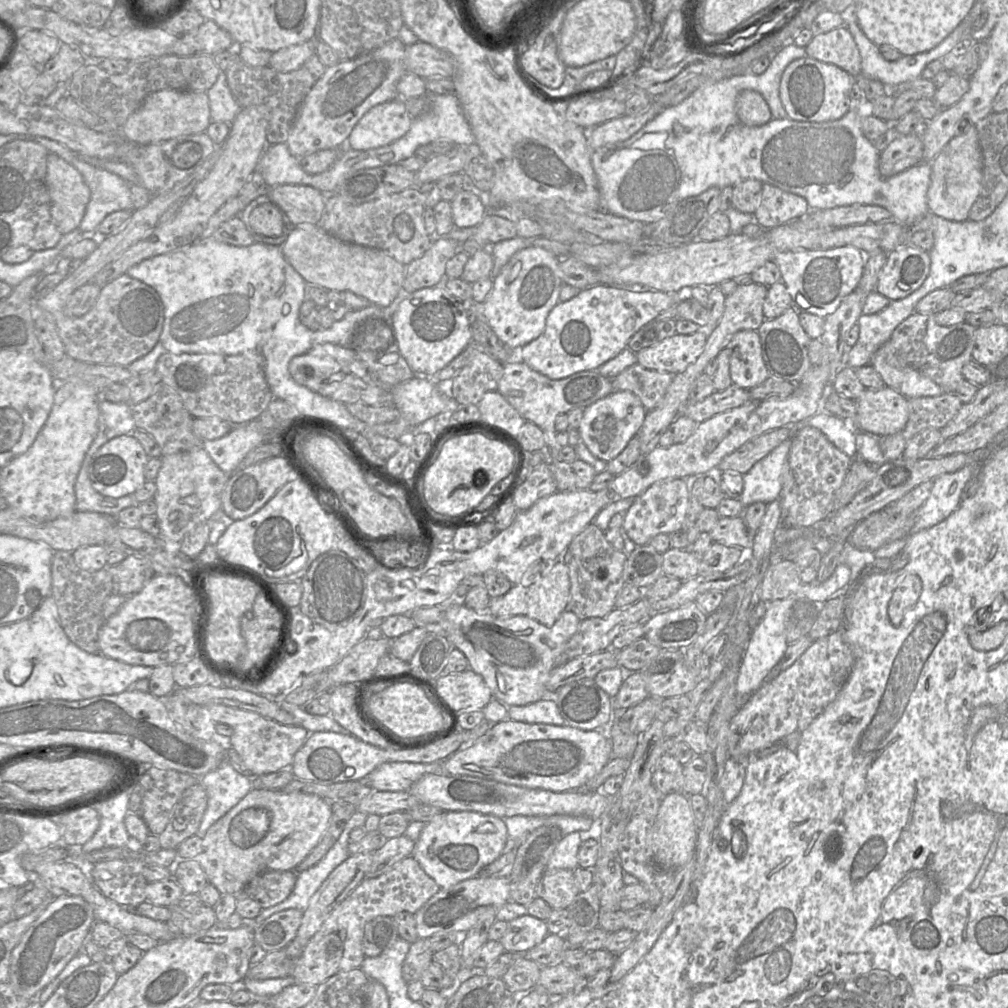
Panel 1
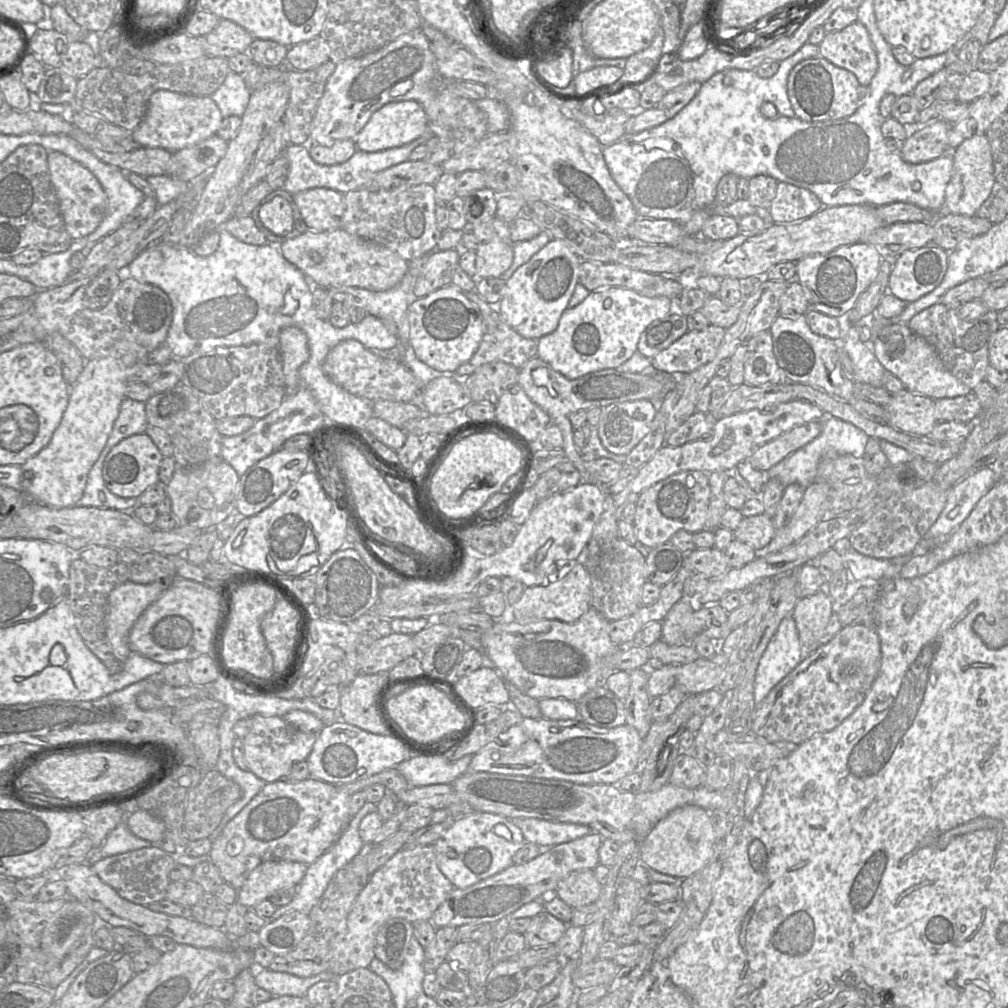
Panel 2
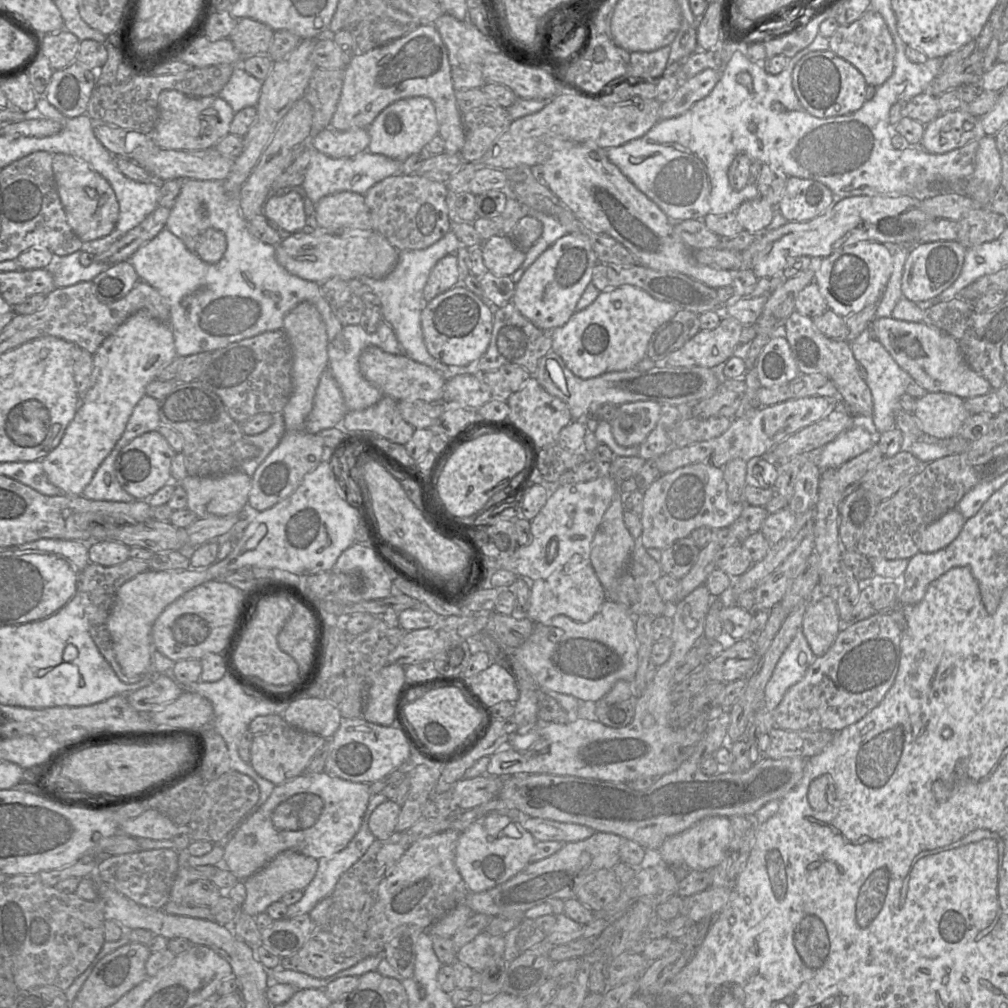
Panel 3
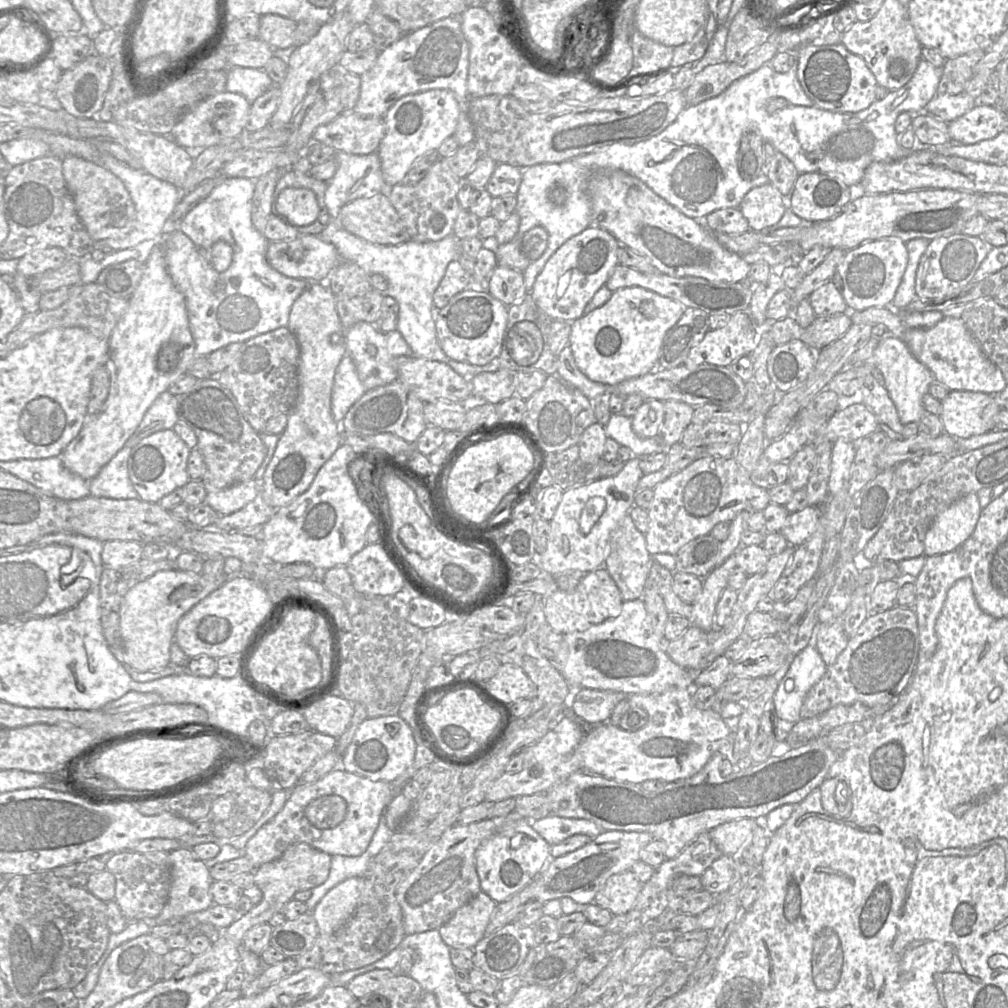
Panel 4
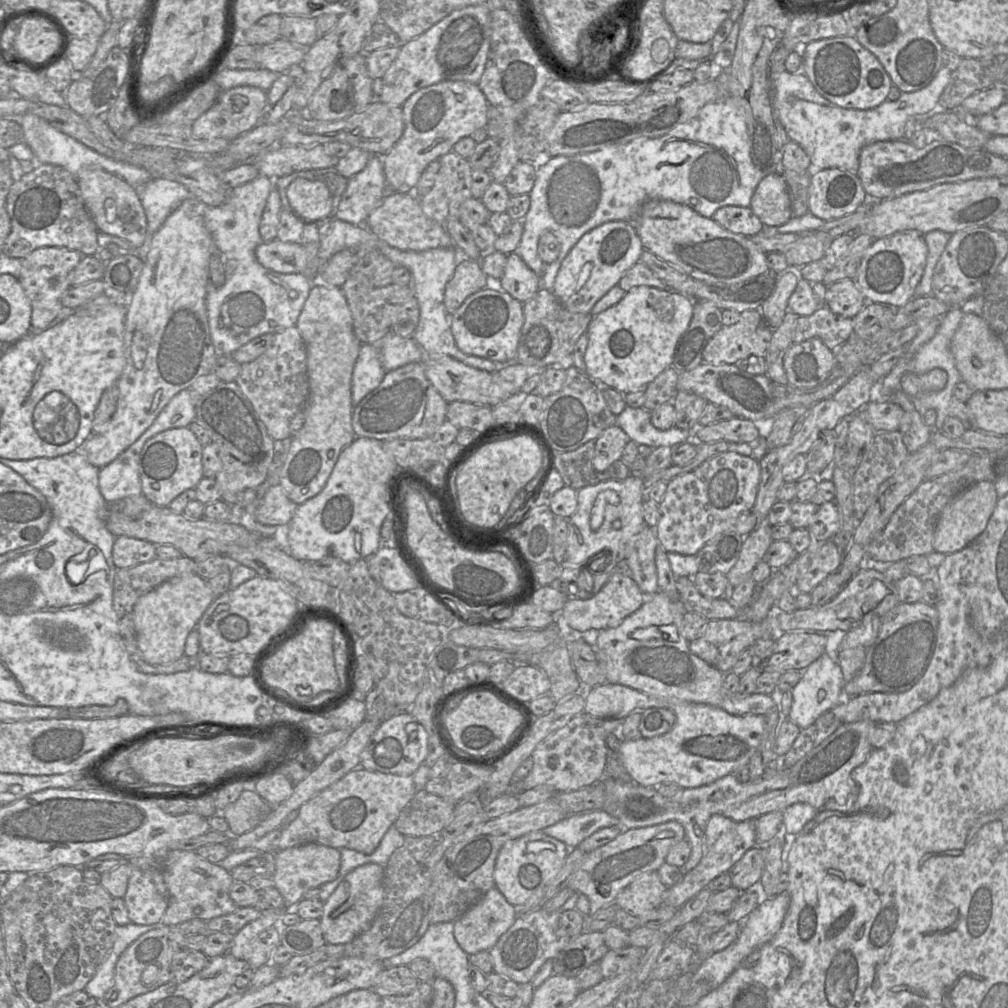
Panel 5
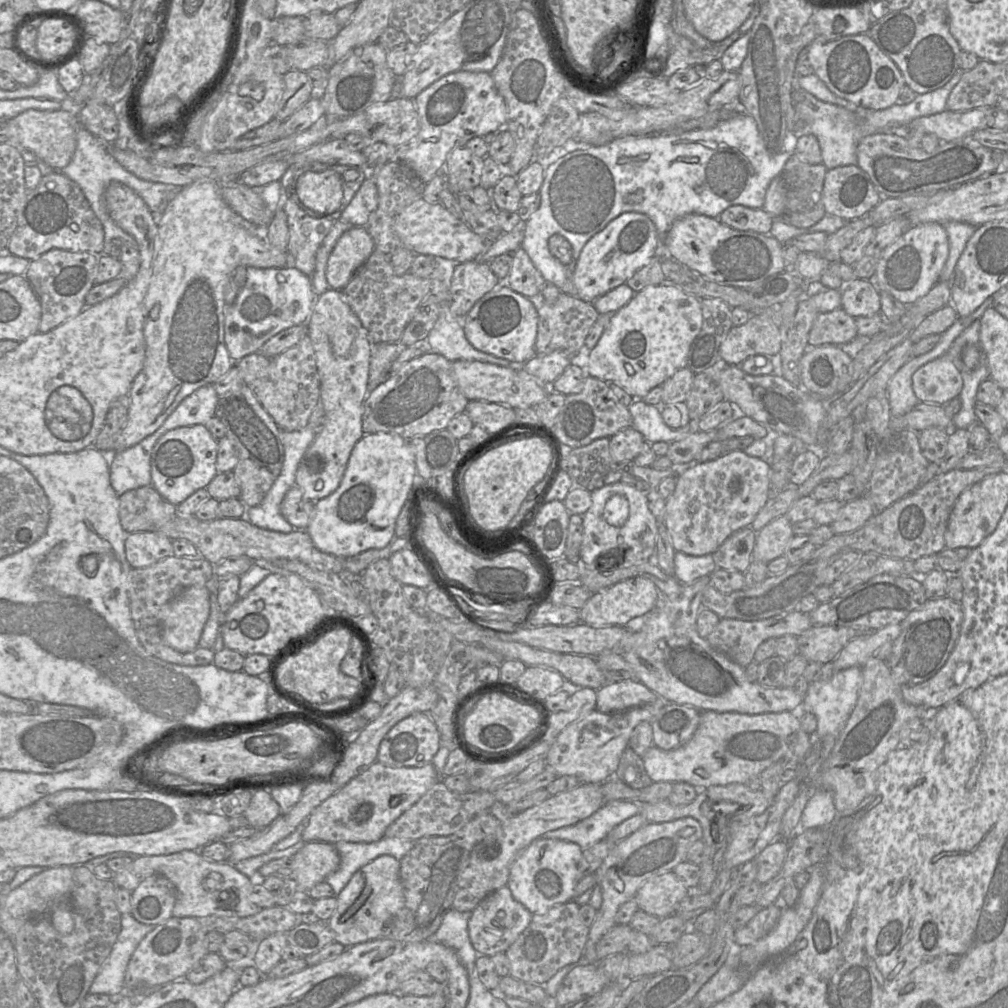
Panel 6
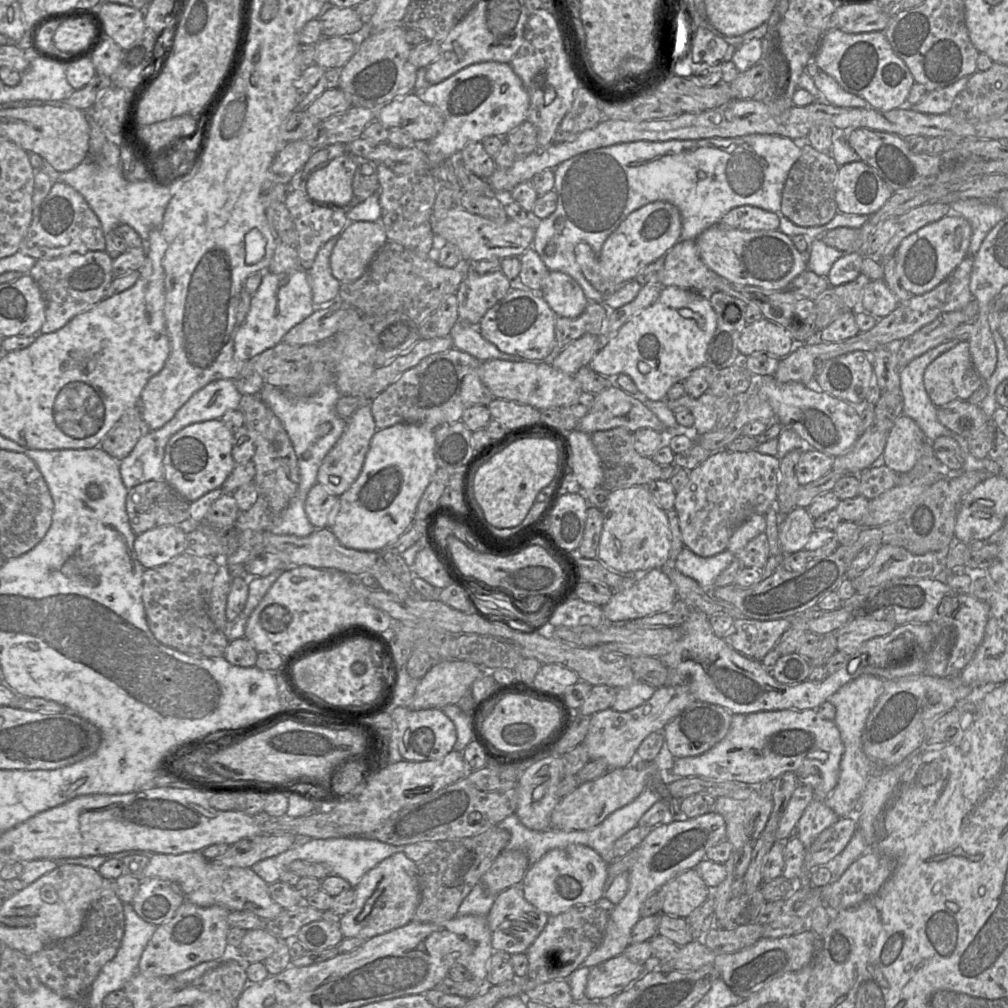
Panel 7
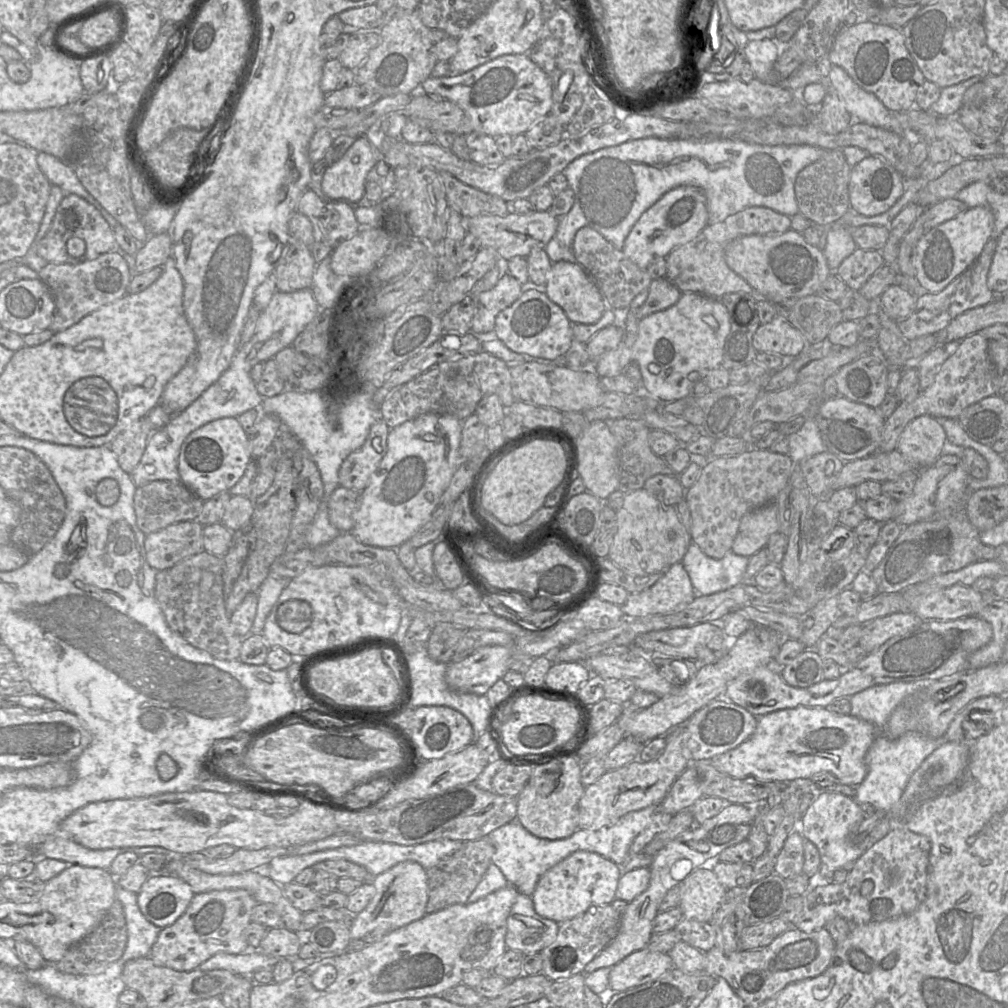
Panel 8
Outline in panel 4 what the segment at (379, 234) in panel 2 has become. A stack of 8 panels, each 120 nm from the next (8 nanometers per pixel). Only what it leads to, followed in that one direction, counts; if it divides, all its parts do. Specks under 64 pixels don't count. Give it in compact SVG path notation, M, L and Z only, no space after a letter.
M441 159L435 162L424 178L415 185L402 183L388 187L386 192L399 218L411 237L411 241L437 241L452 235L458 214L462 209L458 202L460 179Z

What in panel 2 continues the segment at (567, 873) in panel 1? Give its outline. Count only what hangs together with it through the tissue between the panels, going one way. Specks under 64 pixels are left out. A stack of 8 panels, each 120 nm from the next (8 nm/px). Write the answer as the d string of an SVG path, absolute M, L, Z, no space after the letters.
M593 870L574 871L555 889L558 898L572 908L596 903L601 891L602 885L595 877Z

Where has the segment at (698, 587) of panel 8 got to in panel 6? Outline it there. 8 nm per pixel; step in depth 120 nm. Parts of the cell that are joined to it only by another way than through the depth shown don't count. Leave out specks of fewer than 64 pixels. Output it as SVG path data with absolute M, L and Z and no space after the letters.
M677 551L674 563L674 576L682 584L695 582L699 578L709 576L717 569L711 554L694 556Z

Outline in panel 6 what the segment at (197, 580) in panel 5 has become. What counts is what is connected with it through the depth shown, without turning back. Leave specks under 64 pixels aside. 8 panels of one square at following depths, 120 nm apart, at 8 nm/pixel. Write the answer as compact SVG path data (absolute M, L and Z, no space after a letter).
M190 586L164 604L157 619L164 643L179 652L194 651L210 616L207 586Z

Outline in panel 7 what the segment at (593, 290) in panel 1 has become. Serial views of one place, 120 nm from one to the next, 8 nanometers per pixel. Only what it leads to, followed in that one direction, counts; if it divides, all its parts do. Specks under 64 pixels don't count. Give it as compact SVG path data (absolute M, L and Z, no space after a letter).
M675 286L663 287L659 298L622 325L593 357L589 367L606 377L628 375L649 400L665 401L668 390L705 364L717 315L708 293Z

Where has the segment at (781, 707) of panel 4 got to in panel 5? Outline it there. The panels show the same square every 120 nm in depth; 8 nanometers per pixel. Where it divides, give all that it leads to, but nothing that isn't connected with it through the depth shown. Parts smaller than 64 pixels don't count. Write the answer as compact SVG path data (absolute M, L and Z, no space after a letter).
M825 653L822 654L803 669L802 678L792 688L792 704L787 719L798 725L801 729L807 728L820 715L832 709L844 699L843 688L845 683L846 681L837 661L834 661Z

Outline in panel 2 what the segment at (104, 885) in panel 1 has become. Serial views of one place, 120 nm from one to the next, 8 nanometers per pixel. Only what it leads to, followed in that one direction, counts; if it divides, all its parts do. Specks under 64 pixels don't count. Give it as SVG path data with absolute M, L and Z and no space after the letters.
M149 847L104 858L92 865L92 869L122 898L135 904L148 905L166 899L167 888L171 883L169 873L176 864L176 856L160 848Z

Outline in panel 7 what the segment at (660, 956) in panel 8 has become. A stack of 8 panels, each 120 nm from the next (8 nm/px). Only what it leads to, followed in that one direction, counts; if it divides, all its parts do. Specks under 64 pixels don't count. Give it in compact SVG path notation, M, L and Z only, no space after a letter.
M621 954L589 968L587 984L584 991L587 1000L610 1000L624 991L632 982L636 982L647 971L645 964L632 962Z

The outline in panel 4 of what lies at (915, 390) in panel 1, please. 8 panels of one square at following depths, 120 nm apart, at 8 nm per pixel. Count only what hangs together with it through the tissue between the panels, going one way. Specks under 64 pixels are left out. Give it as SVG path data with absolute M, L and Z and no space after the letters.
M875 306L862 311L851 311L849 314L852 322L856 324L869 324L872 327L879 323L884 324L887 327L887 332L905 342L912 355L930 370L935 382L944 384L950 391L972 391L996 395L1007 386L1000 369L986 357L979 343L968 331L964 322L959 318L944 318L930 328L917 329L906 327L900 319L897 310L894 310L892 307Z

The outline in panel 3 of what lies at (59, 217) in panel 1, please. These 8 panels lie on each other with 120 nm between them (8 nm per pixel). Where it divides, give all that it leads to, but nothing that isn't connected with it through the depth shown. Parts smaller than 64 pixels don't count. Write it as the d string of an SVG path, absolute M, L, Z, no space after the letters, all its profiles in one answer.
M53 154L53 174L67 222L82 242L109 235L119 216L119 204L109 182L82 160L66 154Z

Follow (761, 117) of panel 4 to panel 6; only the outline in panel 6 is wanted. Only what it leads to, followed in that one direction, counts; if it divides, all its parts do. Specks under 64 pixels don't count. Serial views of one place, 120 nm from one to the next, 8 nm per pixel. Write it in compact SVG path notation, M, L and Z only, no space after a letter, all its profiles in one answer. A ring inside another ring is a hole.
M958 70L944 86L932 92L918 94L908 104L894 104L879 110L858 108L853 102L831 92L816 74L811 74L798 77L797 84L801 89L813 95L810 96L802 90L795 90L793 91L793 102L795 103L797 116L808 127L808 133L817 137L822 153L822 163L829 170L838 166L857 164L857 145L864 135L906 126L916 118L945 111L948 96L960 81L963 72L963 70ZM797 101L800 102L796 103ZM744 111L733 114L708 129L628 136L601 146L578 149L546 167L544 180L538 191L540 206L525 222L525 236L521 247L546 282L556 285L561 293L577 297L571 279L571 263L563 265L549 251L548 240L552 235L560 234L566 238L572 246L573 259L576 262L585 244L625 212L647 215L662 240L662 236L667 234L672 224L687 214L718 218L725 209L737 204L763 208L770 182L781 174L789 158L788 153L773 154L766 149L755 120Z

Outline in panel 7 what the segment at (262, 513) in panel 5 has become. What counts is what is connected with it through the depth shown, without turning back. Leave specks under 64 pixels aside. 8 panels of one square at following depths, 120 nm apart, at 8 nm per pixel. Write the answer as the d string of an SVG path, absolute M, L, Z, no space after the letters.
M319 483L310 489L305 501L305 511L309 521L317 529L331 528L339 510L339 496L329 493Z

